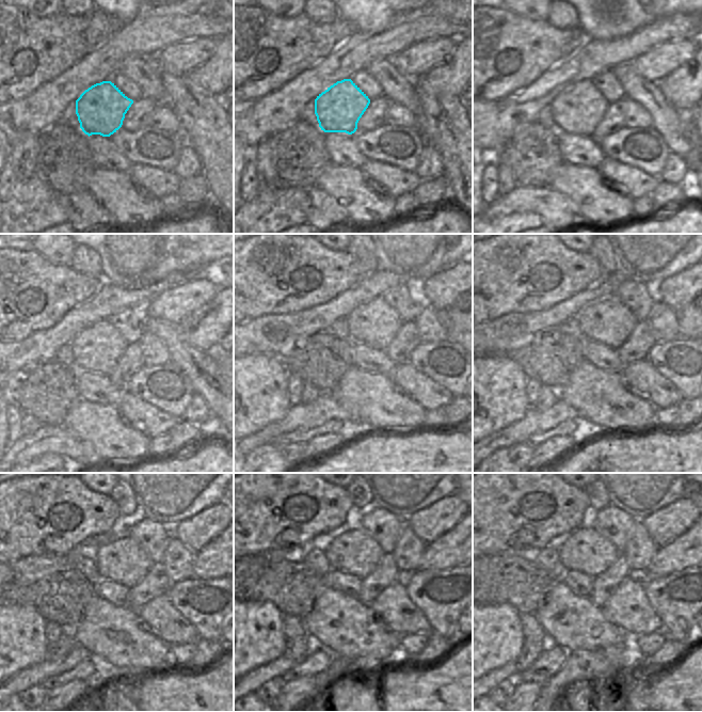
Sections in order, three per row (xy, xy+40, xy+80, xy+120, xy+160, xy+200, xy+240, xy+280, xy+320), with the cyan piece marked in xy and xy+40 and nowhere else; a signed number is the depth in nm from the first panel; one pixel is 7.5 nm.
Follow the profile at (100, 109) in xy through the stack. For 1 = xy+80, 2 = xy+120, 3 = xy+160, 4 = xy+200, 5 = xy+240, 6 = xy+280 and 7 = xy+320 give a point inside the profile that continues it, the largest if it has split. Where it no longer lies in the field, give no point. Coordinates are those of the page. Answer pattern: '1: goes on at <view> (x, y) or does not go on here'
1: goes on at xy+80 (578, 109)
2: goes on at xy+120 (98, 348)
3: goes on at xy+160 (321, 359)
4: goes on at xy+200 (549, 359)
5: goes on at xy+240 (61, 597)
6: goes on at xy+280 (291, 585)
7: goes on at xy+320 (504, 579)

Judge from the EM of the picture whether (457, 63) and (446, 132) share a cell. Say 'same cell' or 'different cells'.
different cells

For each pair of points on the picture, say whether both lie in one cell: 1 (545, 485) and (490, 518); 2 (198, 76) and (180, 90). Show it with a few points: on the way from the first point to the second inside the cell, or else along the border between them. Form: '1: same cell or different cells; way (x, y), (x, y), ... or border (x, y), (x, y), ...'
1: same cell; way (531, 490), (525, 491), (512, 504), (504, 507)
2: different cells; border (186, 75), (212, 95)

